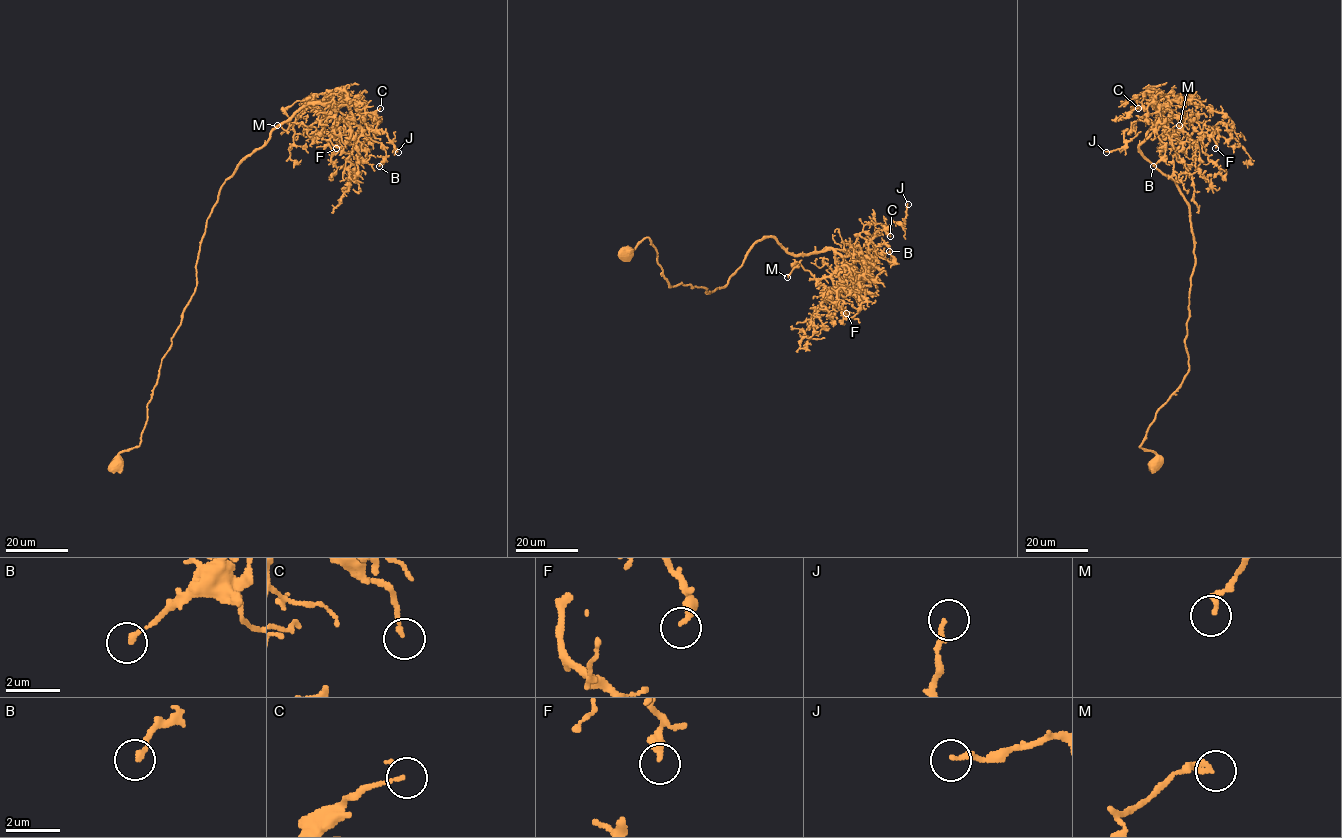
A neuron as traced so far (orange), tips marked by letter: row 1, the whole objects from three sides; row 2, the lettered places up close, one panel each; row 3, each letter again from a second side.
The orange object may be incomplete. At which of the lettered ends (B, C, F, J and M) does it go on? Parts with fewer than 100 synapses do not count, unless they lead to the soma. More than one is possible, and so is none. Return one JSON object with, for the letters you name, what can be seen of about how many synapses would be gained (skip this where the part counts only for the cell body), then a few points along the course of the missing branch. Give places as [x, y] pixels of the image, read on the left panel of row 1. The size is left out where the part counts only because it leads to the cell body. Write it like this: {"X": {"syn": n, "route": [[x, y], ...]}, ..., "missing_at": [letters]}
{"missing_at": []}

